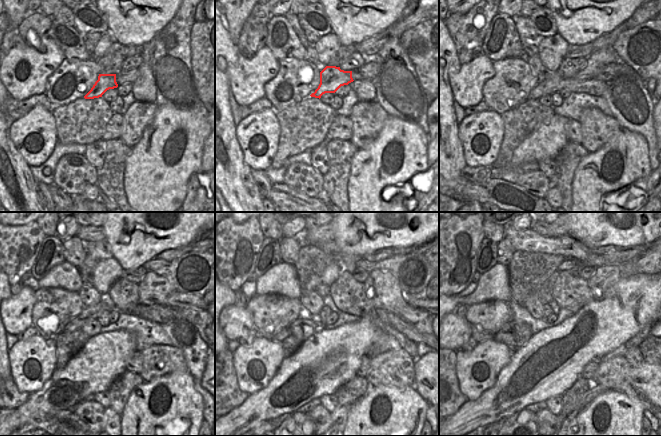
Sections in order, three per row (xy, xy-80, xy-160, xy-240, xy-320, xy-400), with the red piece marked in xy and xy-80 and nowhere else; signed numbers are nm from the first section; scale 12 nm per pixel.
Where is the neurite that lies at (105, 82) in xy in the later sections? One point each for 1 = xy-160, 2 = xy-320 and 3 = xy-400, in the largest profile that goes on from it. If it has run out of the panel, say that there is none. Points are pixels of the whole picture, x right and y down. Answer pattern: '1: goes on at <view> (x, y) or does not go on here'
1: goes on at xy-160 (584, 82)
2: goes on at xy-320 (383, 289)
3: goes on at xy-400 (602, 283)

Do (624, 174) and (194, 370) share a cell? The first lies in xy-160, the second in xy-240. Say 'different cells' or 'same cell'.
different cells

